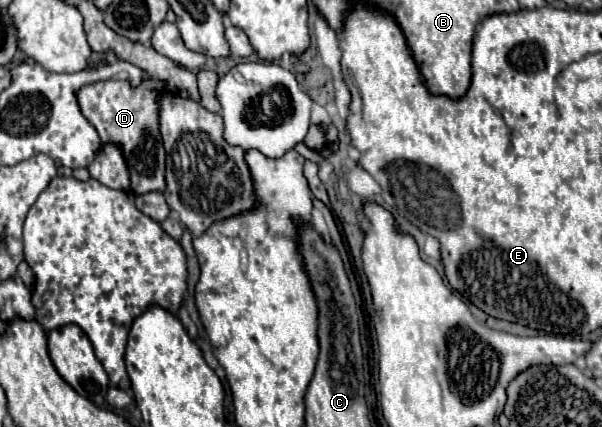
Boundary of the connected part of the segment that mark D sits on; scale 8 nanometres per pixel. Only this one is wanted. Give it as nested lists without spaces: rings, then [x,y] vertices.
[[[144,78],[136,88],[128,80],[106,80],[88,84],[78,92],[78,104],[86,120],[100,134],[102,144],[116,144],[122,150],[130,172],[130,190],[134,194],[146,192],[162,192],[166,186],[164,180],[164,146],[160,140],[160,122],[158,112],[160,104],[156,104],[156,96],[168,90],[166,82],[158,82],[152,78]]]

